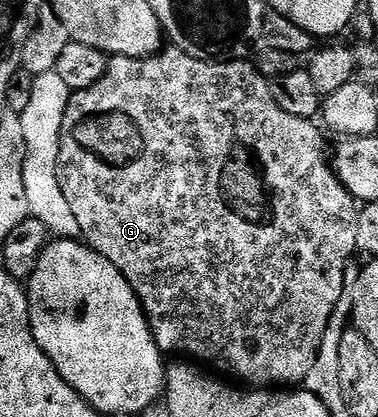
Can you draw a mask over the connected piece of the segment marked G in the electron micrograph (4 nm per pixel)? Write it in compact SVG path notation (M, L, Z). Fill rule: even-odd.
M174 46L164 47L154 56L112 56L101 82L89 86L89 90L71 93L65 122L61 126L61 191L73 209L77 226L81 226L87 247L113 262L113 266L126 276L143 307L160 352L180 352L183 355L180 357L190 358L200 365L212 364L217 371L244 380L239 382L247 386L299 386L314 370L323 335L331 324L331 315L339 299L345 296L343 283L347 280L347 263L351 255L356 255L359 246L361 211L355 197L339 181L323 136L324 129L315 120L296 118L273 102L271 85L254 63L237 59L226 62L198 60Z

